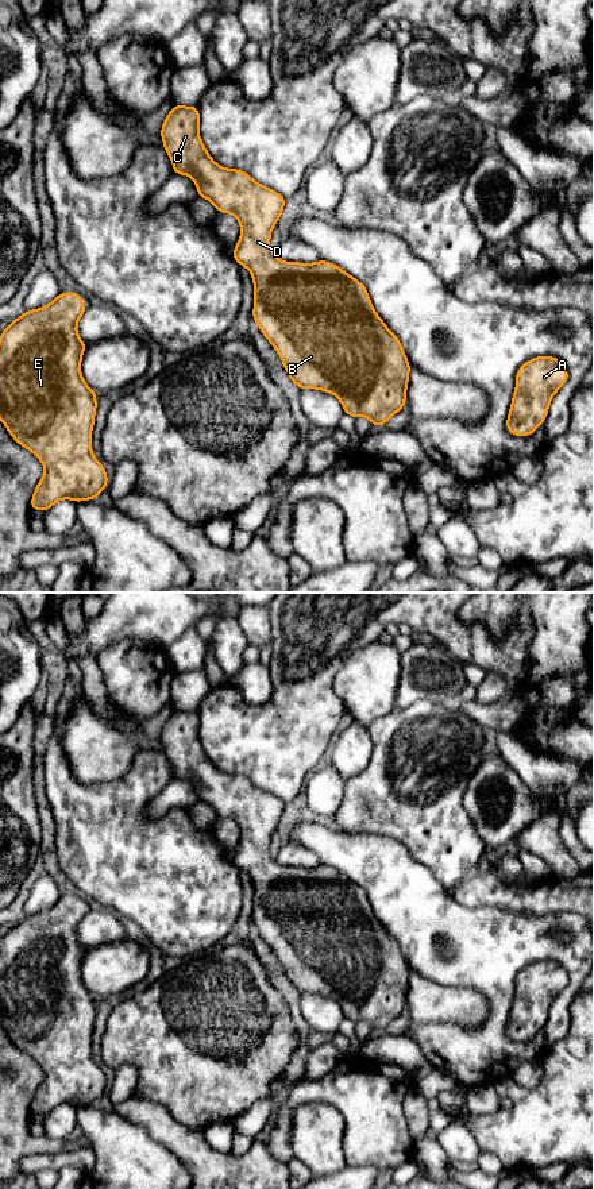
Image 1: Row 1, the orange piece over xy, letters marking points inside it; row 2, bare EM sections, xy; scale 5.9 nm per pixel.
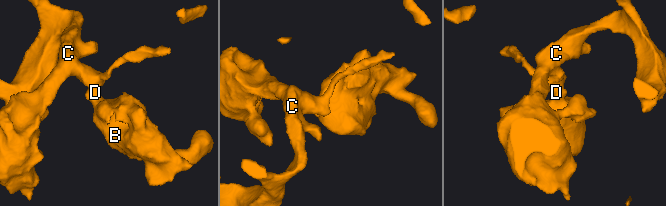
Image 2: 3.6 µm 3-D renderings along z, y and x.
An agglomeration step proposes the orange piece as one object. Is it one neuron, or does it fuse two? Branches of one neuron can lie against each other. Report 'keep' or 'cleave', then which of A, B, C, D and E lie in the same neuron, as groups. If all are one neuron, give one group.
keep; A B C D E

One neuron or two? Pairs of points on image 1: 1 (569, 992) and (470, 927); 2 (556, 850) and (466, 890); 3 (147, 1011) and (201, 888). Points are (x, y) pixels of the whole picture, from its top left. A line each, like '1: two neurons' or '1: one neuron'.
1: one neuron
2: two neurons
3: two neurons

